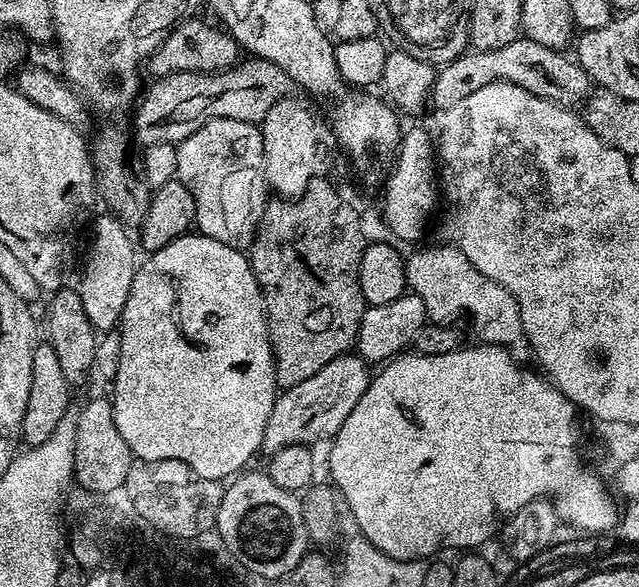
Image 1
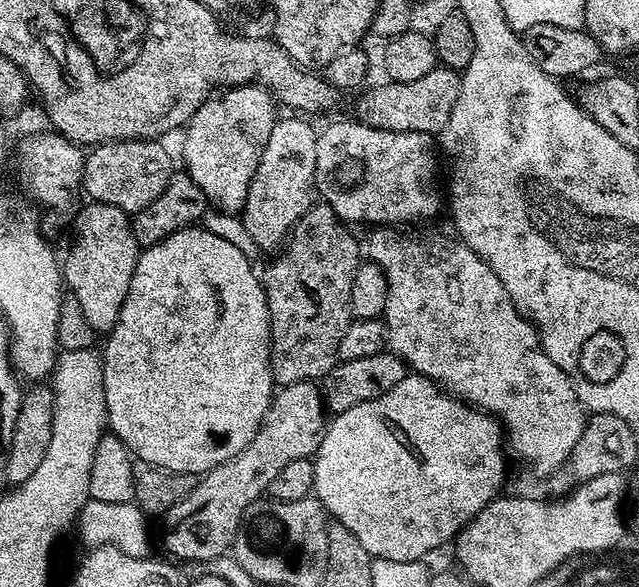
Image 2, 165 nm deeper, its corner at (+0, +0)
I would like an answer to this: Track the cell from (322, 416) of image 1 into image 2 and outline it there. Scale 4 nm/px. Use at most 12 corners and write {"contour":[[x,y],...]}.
{"contour":[[283,385],[234,458],[163,513],[164,548],[205,562],[286,462],[315,457],[326,407]]}

